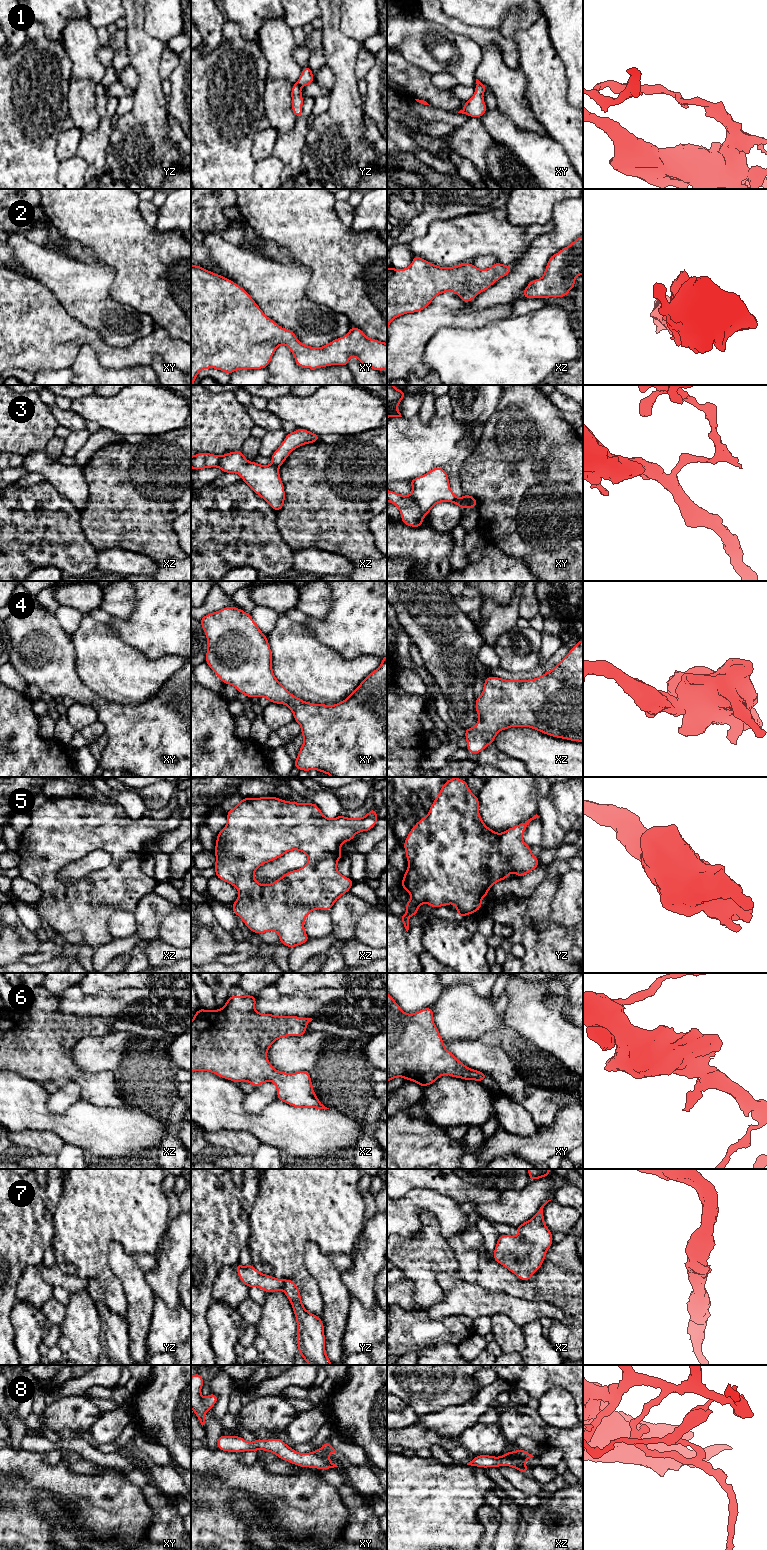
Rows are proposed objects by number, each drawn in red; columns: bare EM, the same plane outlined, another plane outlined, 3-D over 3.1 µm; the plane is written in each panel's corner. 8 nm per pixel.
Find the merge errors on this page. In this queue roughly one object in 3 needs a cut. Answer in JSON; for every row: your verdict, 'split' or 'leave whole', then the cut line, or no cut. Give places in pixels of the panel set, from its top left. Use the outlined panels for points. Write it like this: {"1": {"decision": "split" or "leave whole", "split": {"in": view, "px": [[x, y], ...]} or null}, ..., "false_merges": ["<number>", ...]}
{"1": {"decision": "split", "split": {"in": "yz", "px": [[296, 83], [300, 86]]}}, "2": {"decision": "leave whole", "split": null}, "3": {"decision": "split", "split": {"in": "xz", "px": [[272, 463], [278, 466]]}}, "4": {"decision": "leave whole", "split": null}, "5": {"decision": "leave whole", "split": null}, "6": {"decision": "leave whole", "split": null}, "7": {"decision": "leave whole", "split": null}, "8": {"decision": "split", "split": {"in": "xz", "px": [[513, 1451], [523, 1462]]}}, "false_merges": ["1", "3", "8"]}

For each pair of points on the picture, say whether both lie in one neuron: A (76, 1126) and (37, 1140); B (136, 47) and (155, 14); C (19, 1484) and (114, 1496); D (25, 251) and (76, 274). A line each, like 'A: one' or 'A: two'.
A: two
B: two
C: two
D: one

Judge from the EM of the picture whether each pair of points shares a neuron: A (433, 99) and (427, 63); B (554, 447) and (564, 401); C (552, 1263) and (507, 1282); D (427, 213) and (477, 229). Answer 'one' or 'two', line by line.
A: two
B: two
C: one
D: two

